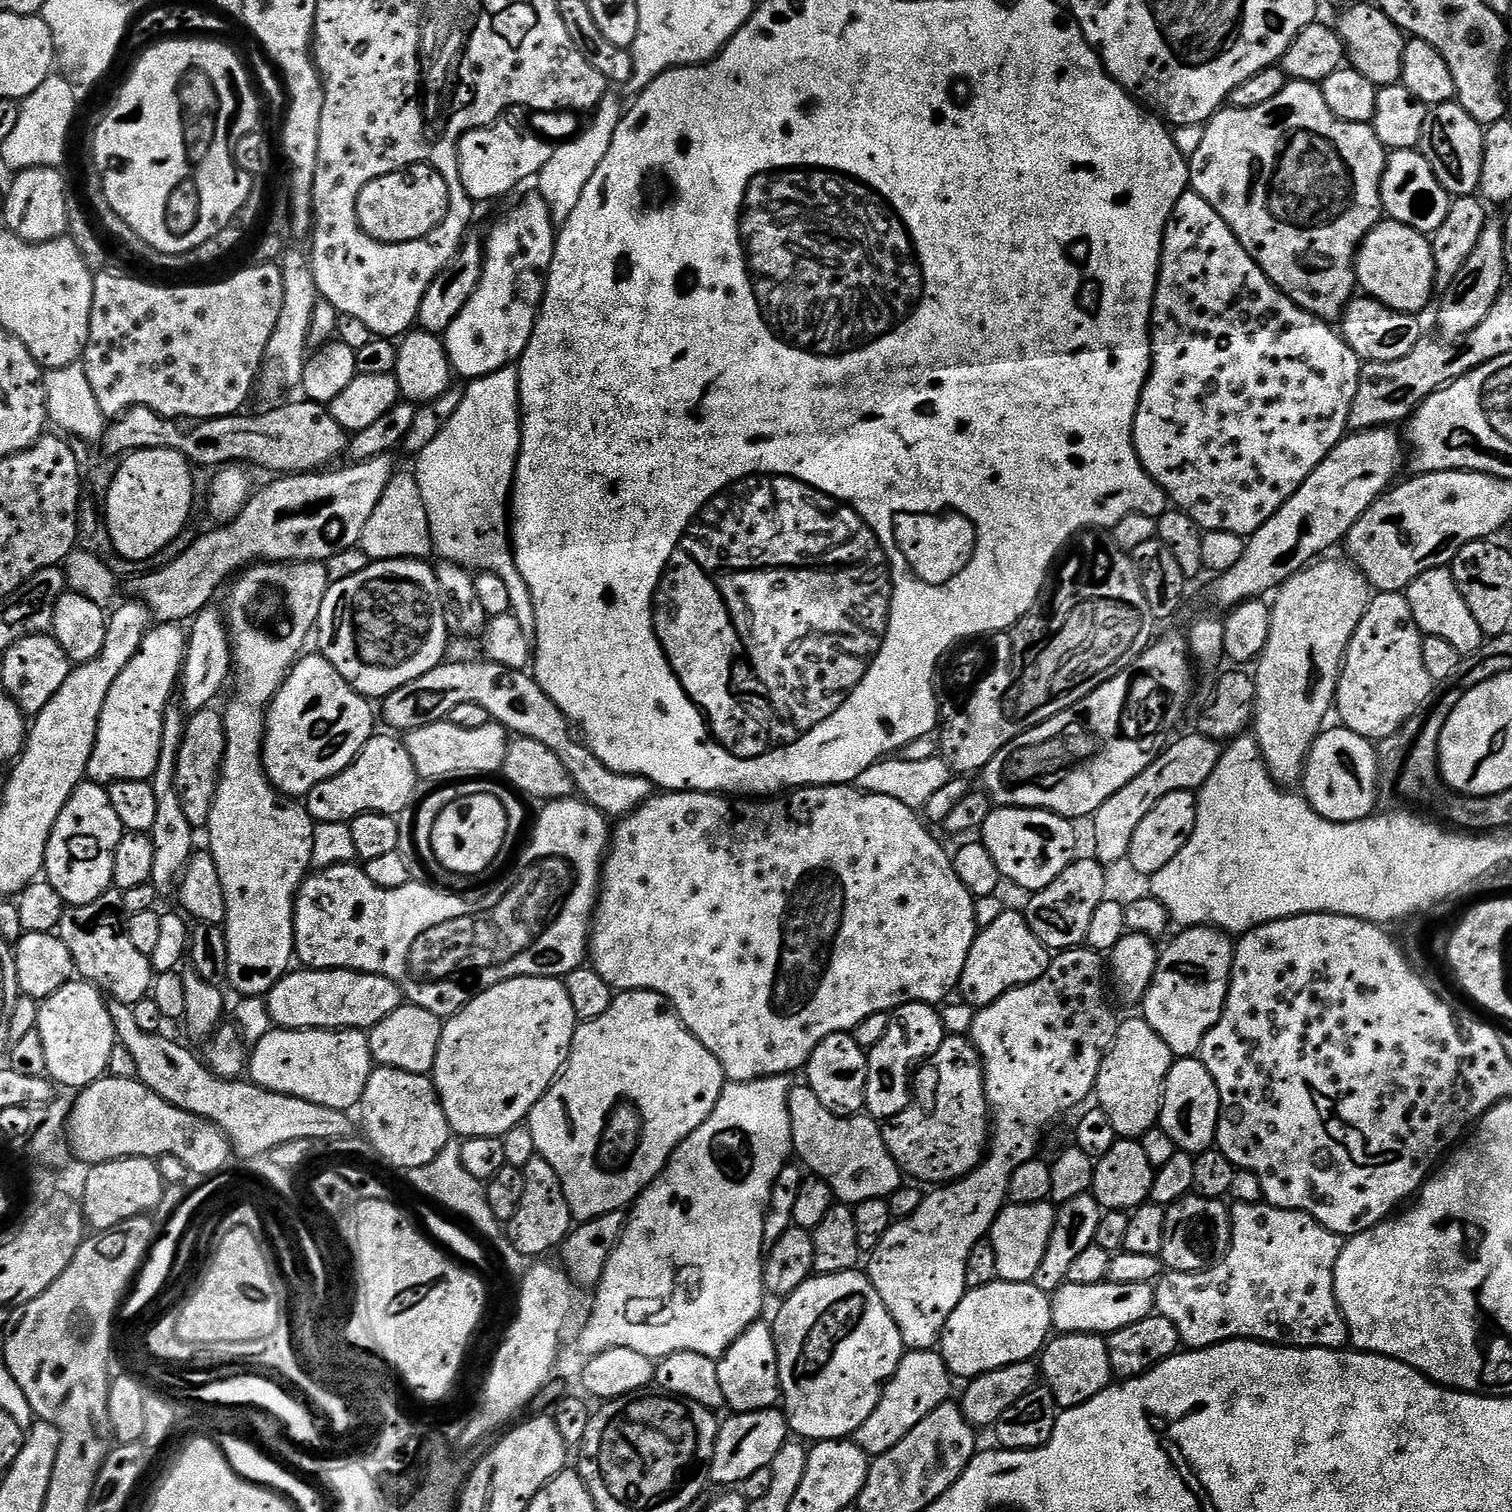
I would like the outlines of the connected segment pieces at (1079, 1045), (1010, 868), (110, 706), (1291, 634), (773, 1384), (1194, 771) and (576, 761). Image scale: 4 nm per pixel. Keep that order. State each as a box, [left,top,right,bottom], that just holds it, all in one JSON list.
[[866,946,1121,1350],[978,807,1077,893],[88,622,188,786],[1254,558,1374,786],[718,1322,781,1413],[1091,734,1221,866],[383,658,654,816]]

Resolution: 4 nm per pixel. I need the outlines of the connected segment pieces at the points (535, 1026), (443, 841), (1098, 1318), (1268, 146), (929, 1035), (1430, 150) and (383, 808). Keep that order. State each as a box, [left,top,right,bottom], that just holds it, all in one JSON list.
[[430,976,578,1138],[434,791,508,874],[1051,1284,1156,1334],[1188,80,1388,322],[866,1004,946,1122],[1418,102,1485,197],[306,734,418,824]]

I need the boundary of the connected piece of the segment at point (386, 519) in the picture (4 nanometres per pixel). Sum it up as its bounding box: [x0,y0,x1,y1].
[358,475,433,562]

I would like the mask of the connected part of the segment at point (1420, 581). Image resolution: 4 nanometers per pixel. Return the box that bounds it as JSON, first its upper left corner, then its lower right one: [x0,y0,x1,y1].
[1406,567,1486,658]

